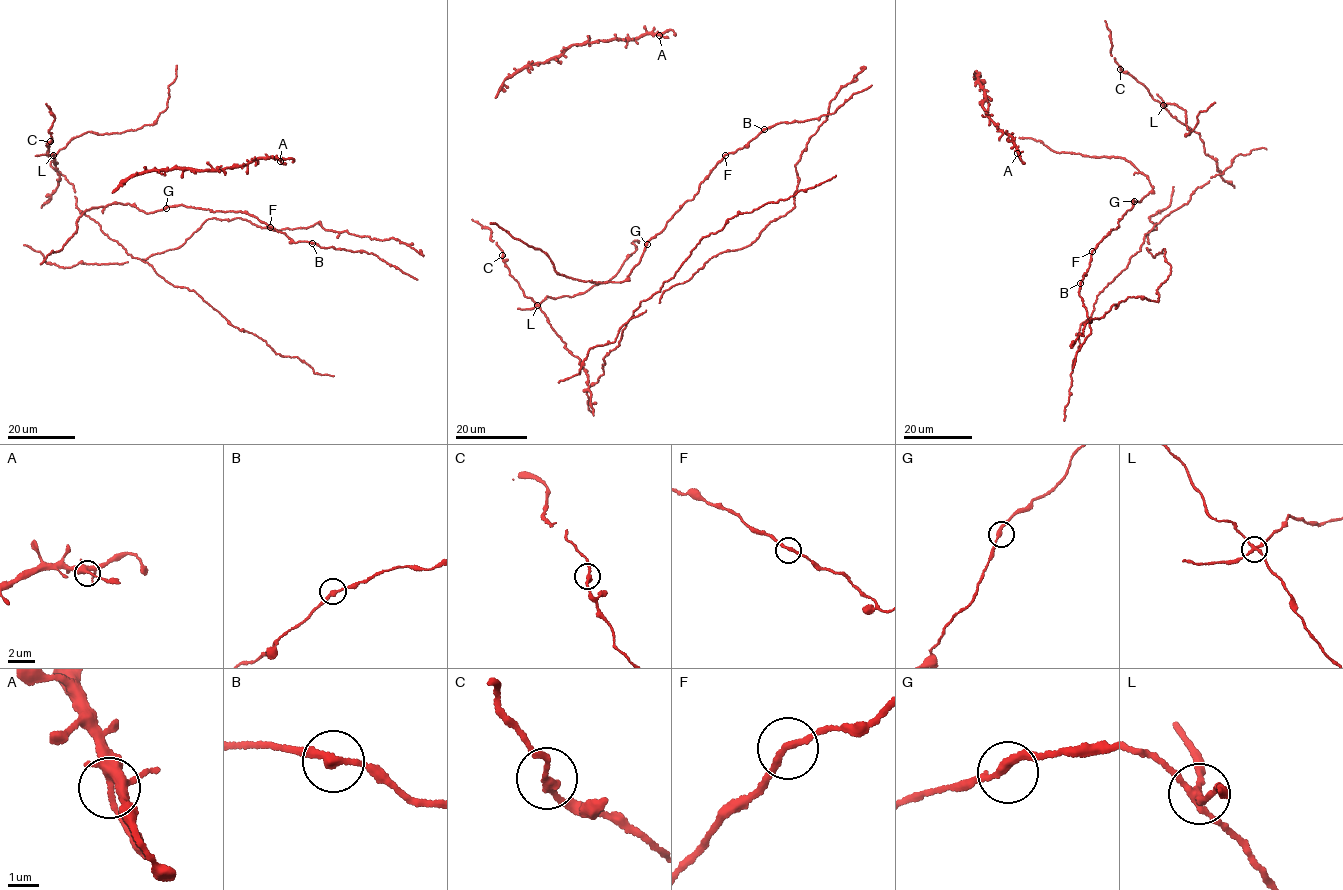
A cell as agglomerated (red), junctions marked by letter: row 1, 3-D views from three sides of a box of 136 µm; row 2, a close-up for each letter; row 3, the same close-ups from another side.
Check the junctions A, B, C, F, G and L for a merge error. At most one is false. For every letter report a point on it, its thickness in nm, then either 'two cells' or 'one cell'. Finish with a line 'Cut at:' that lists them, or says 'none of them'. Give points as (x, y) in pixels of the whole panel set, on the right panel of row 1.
A: place (1017, 153); calibre 280 nm; one cell
B: place (1080, 283); calibre 260 nm; one cell
C: place (1120, 69); calibre 260 nm; one cell
F: place (1092, 251); calibre 200 nm; one cell
G: place (1134, 201); calibre 240 nm; one cell
L: place (1163, 105); calibre 220 nm; two cells
Cut at: L

